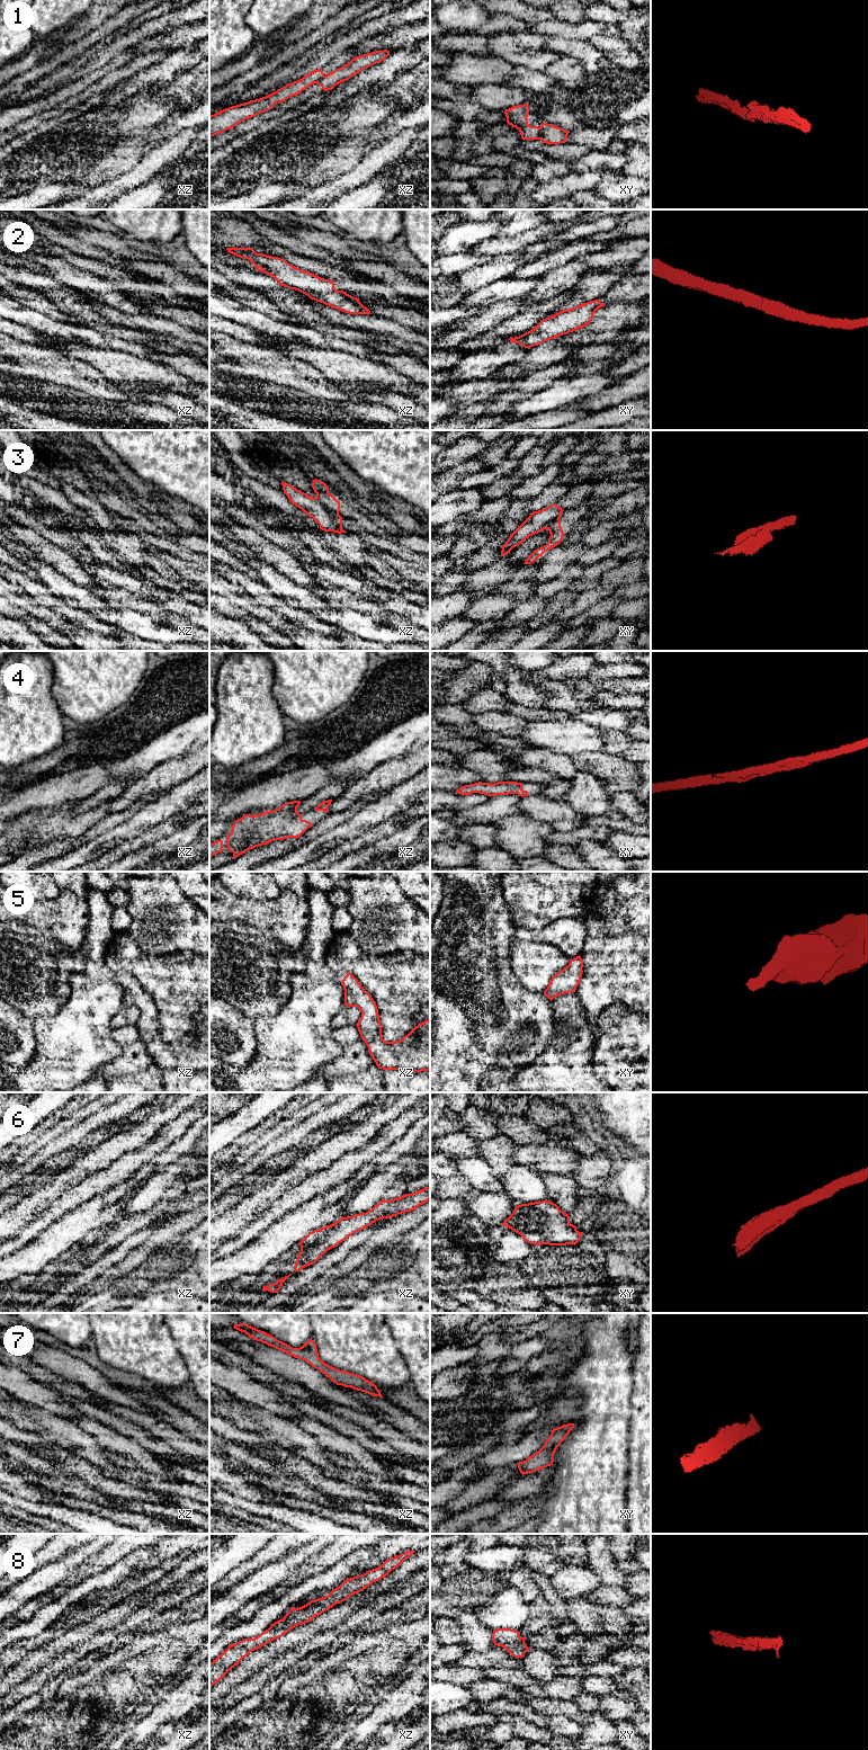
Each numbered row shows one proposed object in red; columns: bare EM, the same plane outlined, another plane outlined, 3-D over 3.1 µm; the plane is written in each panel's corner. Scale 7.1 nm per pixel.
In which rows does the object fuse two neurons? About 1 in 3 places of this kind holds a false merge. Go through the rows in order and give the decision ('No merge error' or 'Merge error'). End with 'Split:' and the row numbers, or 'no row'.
1: Merge error
2: No merge error
3: Merge error
4: No merge error
5: No merge error
6: No merge error
7: No merge error
8: No merge error
Split: 1, 3

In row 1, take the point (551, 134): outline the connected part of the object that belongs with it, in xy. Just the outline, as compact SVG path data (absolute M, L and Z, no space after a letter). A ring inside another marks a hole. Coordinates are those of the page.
M543 123L540 126L542 141L547 144L565 143L570 131L565 131L552 124Z

